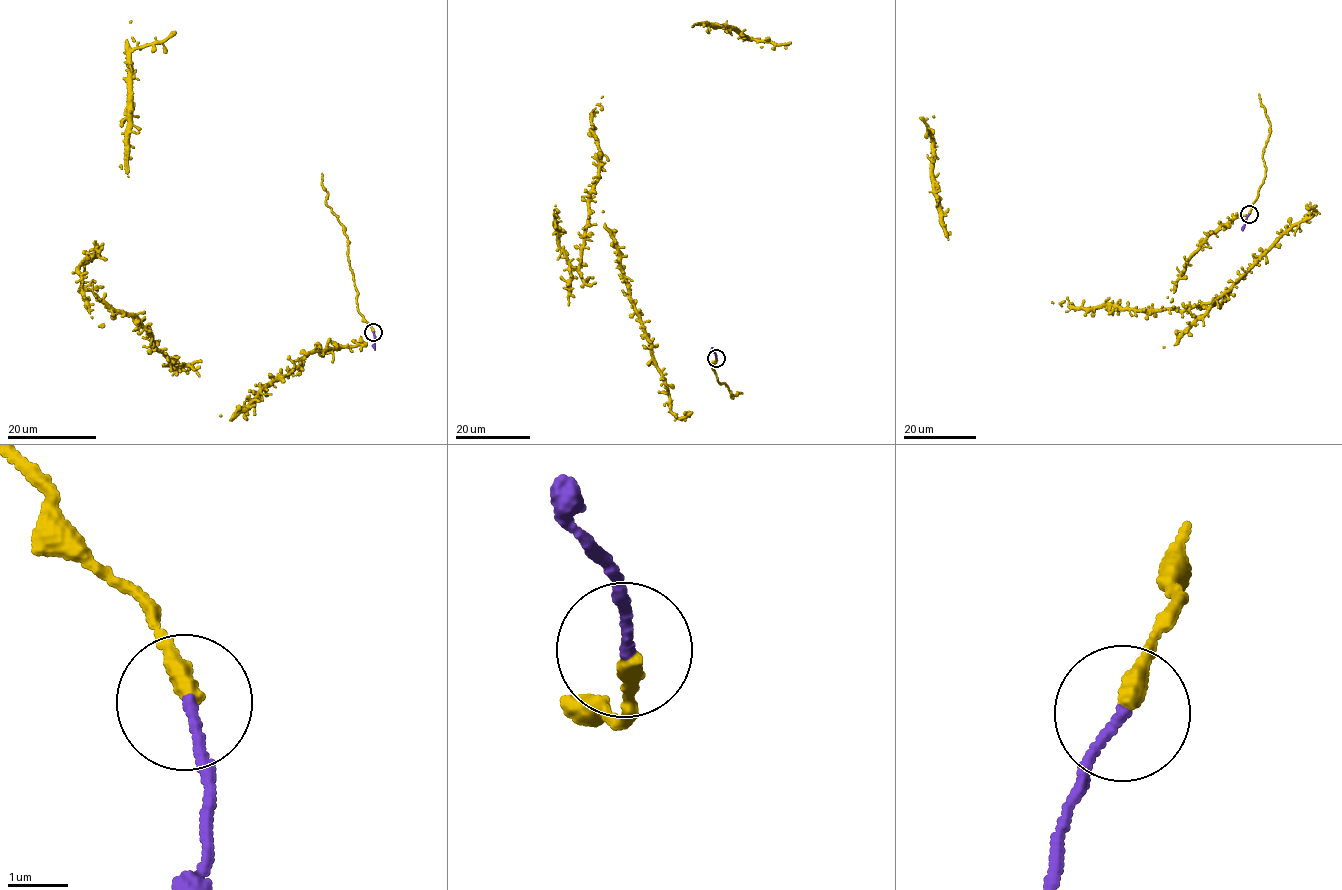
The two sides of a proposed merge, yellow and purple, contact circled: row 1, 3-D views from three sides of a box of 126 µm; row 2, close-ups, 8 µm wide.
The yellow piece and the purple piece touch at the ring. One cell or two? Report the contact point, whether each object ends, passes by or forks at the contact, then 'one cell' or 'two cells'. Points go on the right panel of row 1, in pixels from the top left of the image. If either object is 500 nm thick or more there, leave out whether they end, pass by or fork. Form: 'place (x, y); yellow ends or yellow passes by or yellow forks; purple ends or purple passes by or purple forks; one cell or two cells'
place (1249, 214); yellow ends; purple ends; one cell

